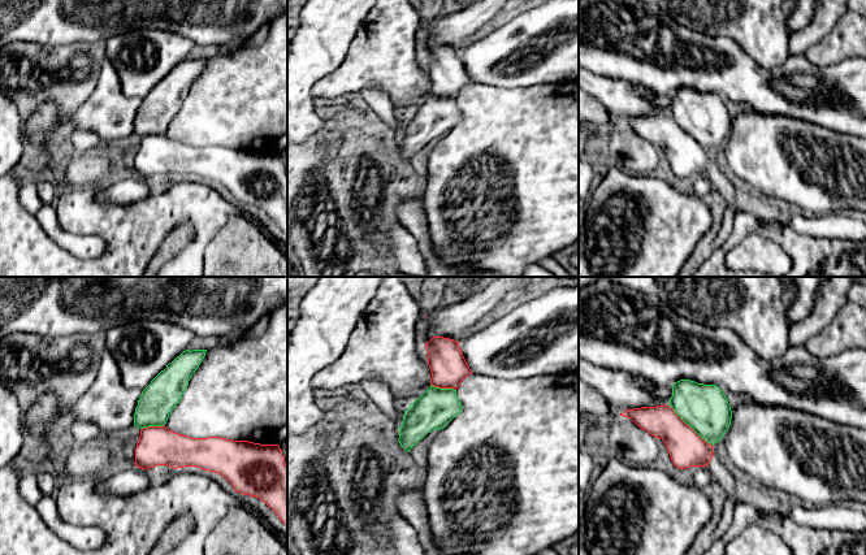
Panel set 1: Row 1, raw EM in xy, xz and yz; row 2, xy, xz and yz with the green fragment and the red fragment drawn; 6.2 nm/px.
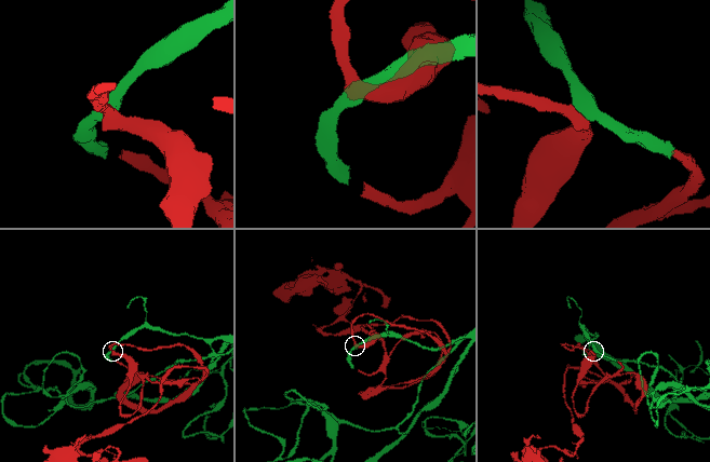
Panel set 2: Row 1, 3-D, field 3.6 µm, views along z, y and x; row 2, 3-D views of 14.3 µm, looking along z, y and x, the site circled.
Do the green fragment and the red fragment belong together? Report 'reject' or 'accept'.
accept

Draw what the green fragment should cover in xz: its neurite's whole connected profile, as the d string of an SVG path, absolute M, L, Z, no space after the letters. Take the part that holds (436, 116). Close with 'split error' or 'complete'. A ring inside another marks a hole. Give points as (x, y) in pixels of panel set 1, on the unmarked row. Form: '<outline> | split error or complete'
M436 44L424 56L432 81L430 96L404 120L399 136L398 149L408 161L428 142L443 138L460 122L463 114L456 97L472 83L459 51Z | split error

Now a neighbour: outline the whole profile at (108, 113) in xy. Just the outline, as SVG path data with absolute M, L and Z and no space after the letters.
M105 60L100 70L96 88L83 104L72 113L66 113L60 101L46 100L27 120L22 121L22 138L39 146L48 133L55 133L61 126L72 123L75 129L95 133L101 139L101 143L113 147L134 134L134 122L140 104L142 99L127 97L122 94L118 74L112 64Z

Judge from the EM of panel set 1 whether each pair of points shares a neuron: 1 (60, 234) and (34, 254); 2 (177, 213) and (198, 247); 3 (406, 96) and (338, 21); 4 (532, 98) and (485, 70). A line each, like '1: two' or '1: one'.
1: two
2: one
3: two
4: two

